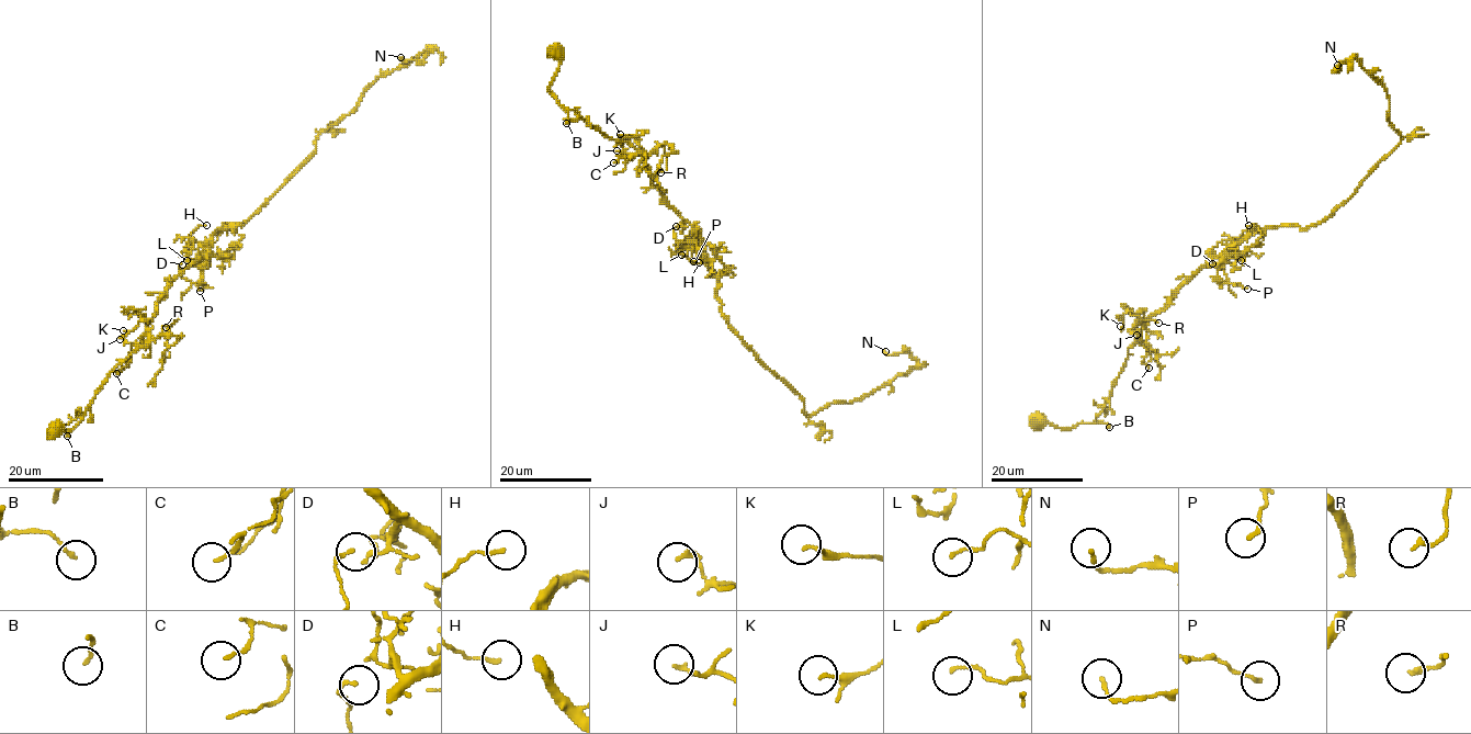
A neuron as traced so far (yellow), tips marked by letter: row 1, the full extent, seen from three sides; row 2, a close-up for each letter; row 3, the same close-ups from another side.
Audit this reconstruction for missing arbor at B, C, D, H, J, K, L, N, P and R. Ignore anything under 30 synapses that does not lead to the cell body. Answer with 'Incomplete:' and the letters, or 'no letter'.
Incomplete: no letter

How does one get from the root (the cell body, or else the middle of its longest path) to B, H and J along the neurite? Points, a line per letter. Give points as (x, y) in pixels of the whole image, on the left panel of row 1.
B: (56, 431), (59, 432), (55, 437), (48, 435), (68, 431), (67, 436)
H: (56, 431), (48, 435), (72, 429), (106, 376), (147, 342), (158, 297), (208, 251), (184, 238), (206, 225)
J: (56, 431), (59, 432), (55, 437), (48, 435), (72, 429), (106, 376), (142, 347), (120, 339)

